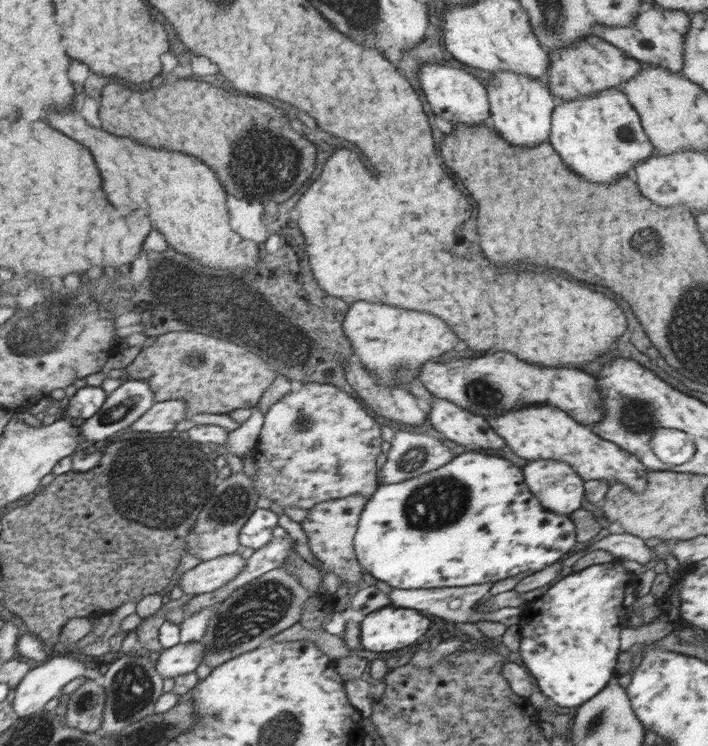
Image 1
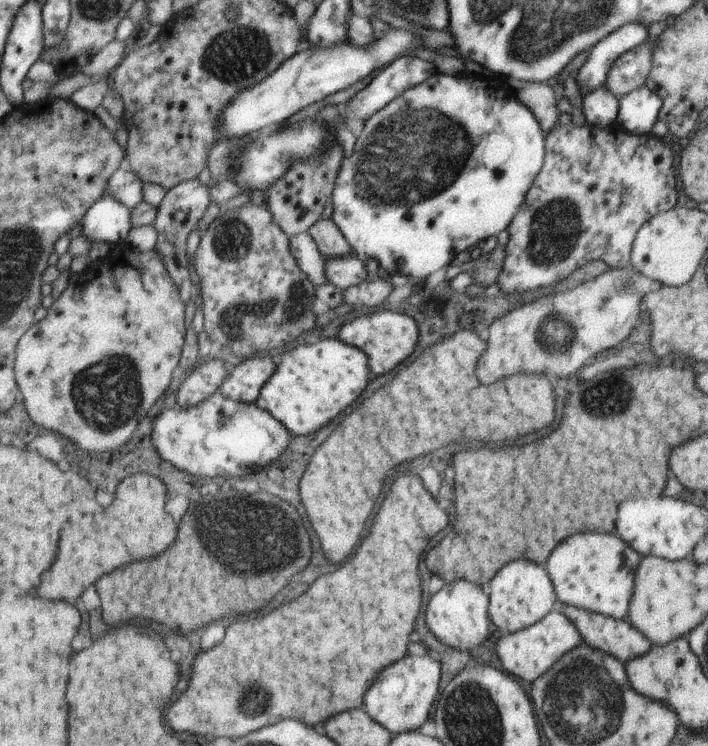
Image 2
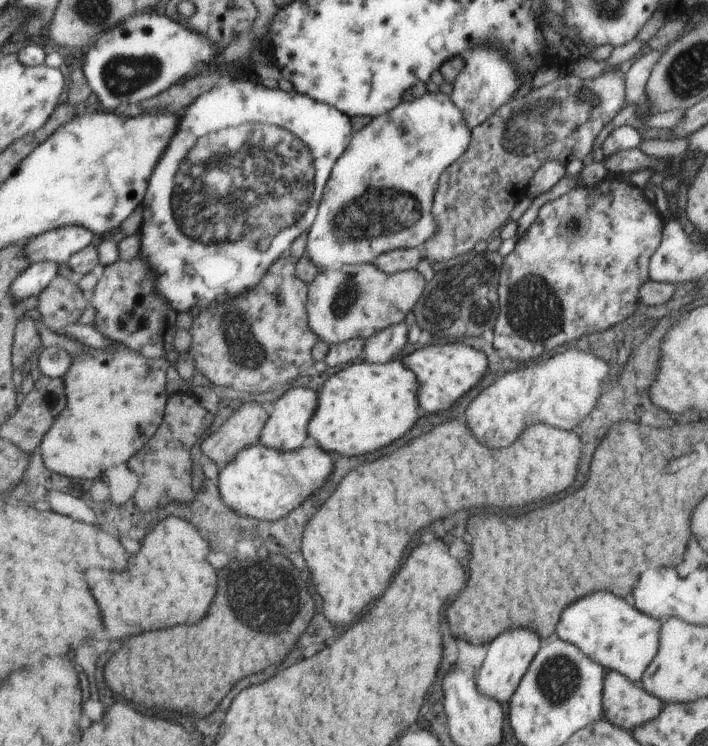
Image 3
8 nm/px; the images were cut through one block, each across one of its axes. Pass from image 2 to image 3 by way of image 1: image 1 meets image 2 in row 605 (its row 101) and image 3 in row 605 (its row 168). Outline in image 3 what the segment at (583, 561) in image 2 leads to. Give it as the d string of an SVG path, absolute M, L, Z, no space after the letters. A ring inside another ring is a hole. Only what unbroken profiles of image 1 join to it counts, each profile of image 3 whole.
M595 592L563 610L563 616L559 618L559 628L555 628L553 636L577 646L593 662L603 666L605 672L619 672L631 682L639 684L639 680L659 654L661 626L663 624L659 620L639 612L633 604L629 606L627 602L611 594Z

